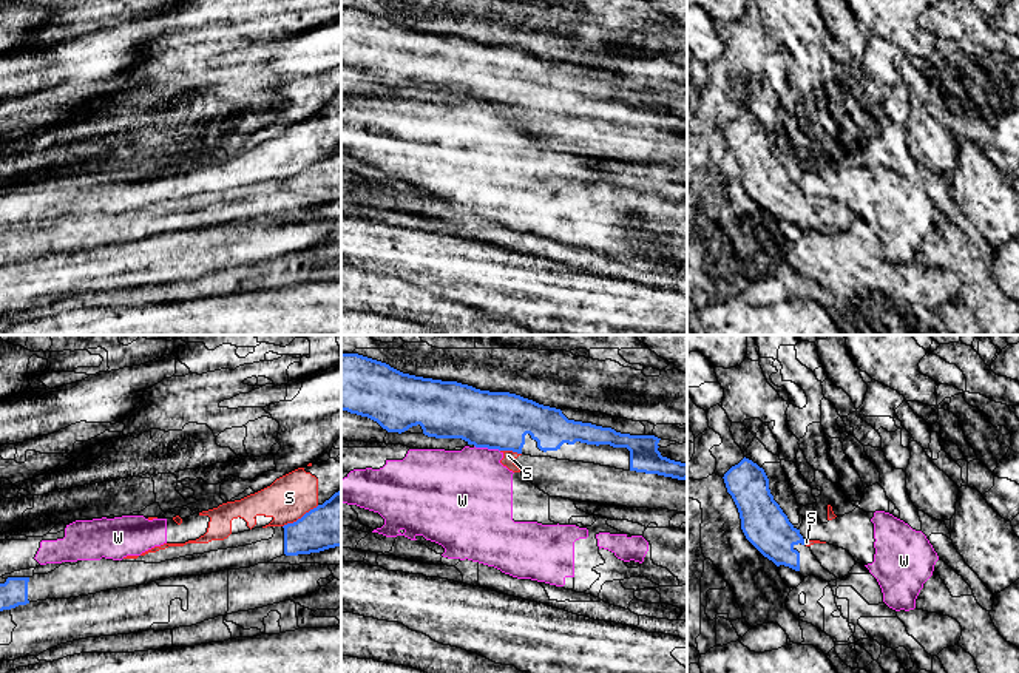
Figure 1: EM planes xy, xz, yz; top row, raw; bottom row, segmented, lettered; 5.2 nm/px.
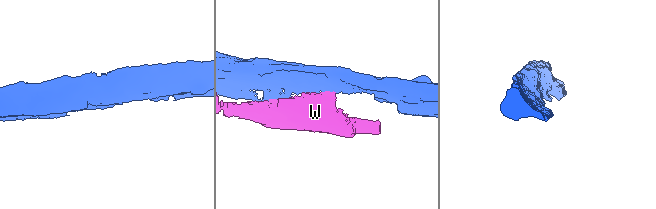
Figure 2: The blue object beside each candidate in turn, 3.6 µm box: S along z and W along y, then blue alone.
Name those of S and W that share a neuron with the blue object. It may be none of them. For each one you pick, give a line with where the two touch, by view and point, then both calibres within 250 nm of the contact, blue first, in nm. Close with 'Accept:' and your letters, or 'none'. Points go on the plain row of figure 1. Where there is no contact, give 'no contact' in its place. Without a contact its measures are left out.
Accept: none

